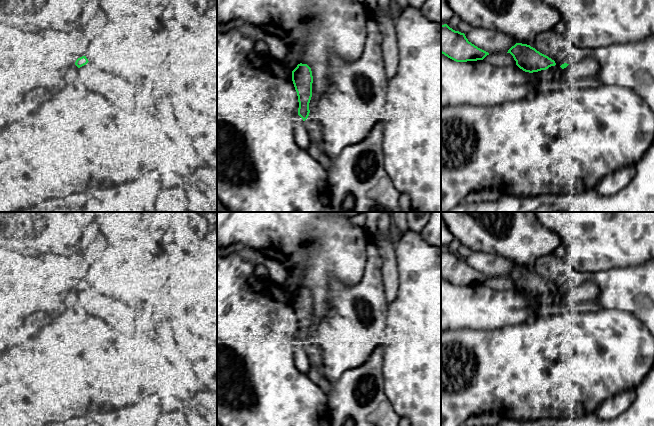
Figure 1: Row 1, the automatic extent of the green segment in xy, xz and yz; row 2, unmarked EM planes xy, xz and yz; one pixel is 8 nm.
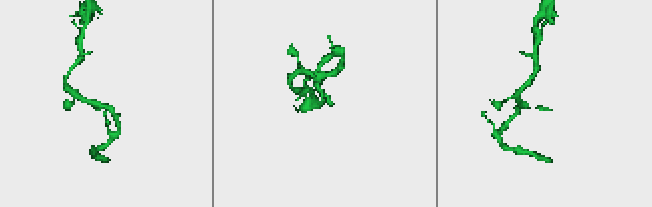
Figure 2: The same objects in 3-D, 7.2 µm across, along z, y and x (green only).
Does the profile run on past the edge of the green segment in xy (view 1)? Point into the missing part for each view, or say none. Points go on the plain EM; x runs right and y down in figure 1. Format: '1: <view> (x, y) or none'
1: none

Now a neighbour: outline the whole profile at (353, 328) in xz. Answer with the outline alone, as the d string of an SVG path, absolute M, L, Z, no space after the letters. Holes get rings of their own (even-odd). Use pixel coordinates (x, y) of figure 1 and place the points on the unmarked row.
M371 236L366 249L366 268L361 280L351 286L332 280L329 284L332 308L318 326L318 343L322 350L322 373L330 382L349 369L364 364L381 345L388 302L382 278L382 258Z

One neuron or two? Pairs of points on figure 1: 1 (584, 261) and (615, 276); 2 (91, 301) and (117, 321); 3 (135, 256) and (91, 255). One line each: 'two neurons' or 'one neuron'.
1: two neurons
2: one neuron
3: two neurons

